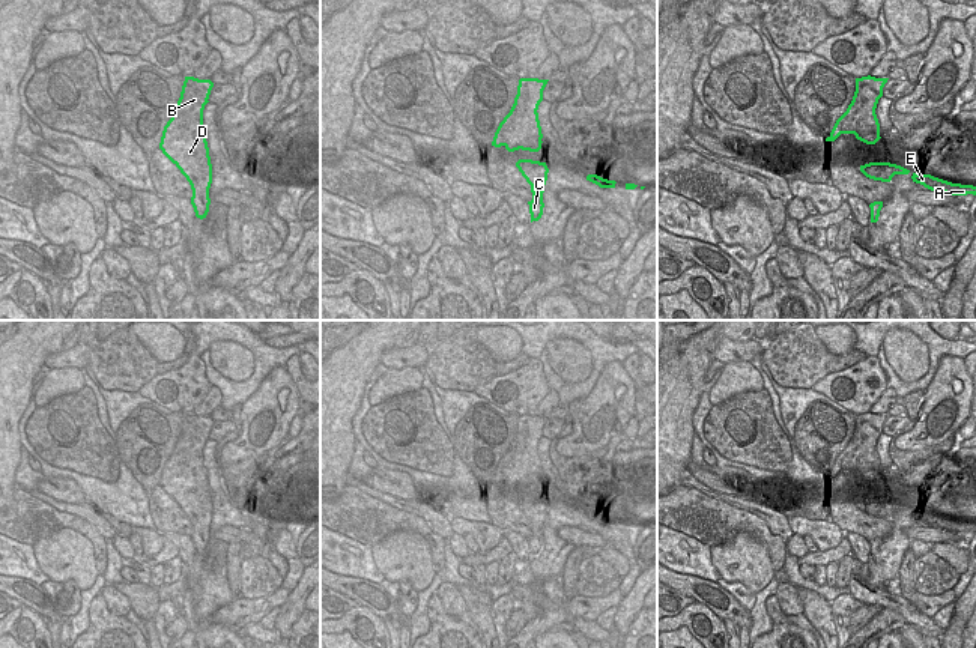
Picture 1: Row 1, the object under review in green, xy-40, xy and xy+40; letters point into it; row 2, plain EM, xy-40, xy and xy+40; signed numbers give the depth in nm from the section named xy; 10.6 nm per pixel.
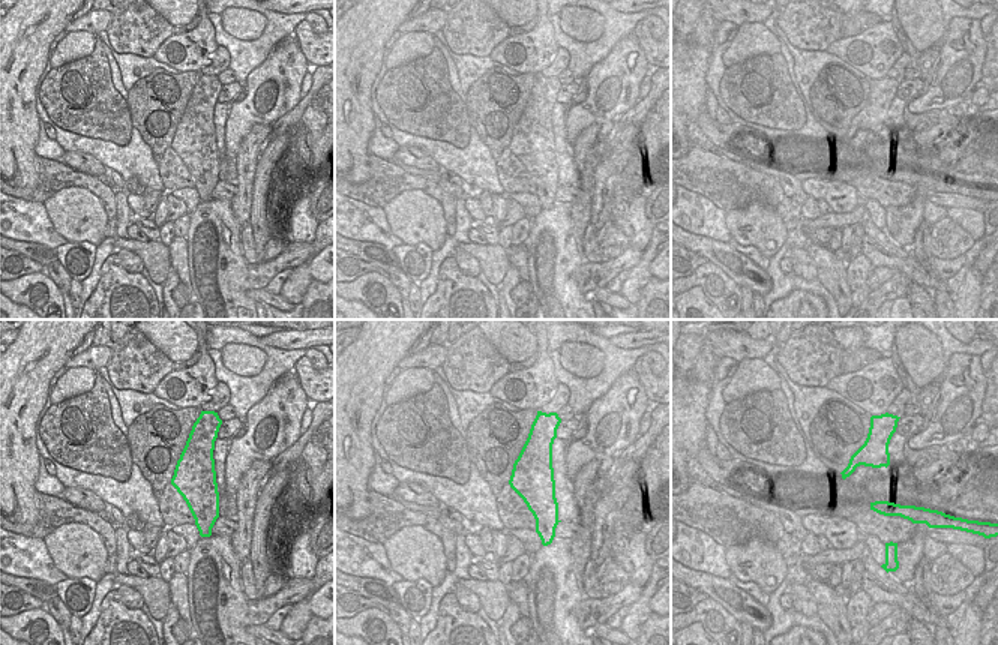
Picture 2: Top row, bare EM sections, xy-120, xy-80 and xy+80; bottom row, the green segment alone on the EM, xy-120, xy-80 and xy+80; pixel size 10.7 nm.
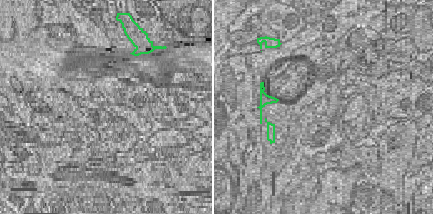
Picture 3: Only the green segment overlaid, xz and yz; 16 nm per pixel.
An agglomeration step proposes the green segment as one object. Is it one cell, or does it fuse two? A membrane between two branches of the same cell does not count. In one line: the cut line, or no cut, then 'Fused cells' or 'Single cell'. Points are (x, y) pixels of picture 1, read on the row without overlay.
Split along xy (545, 502), (546, 510). Fused cells

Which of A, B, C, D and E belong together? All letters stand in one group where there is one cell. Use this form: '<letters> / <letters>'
A E / B C D

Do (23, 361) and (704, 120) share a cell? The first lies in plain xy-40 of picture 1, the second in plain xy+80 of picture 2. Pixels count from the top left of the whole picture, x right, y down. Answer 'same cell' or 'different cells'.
different cells

